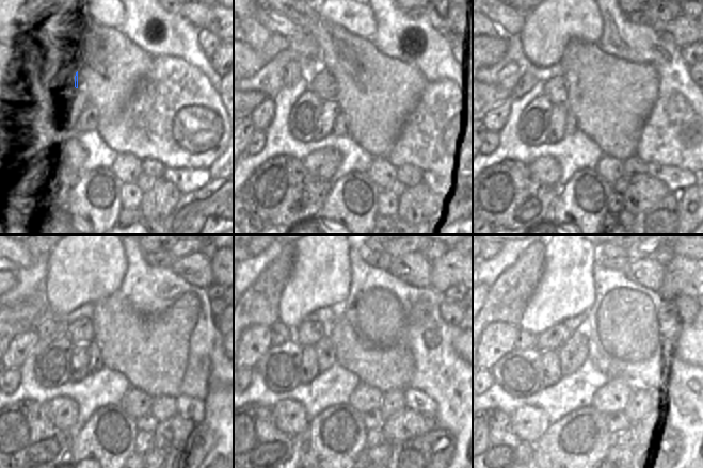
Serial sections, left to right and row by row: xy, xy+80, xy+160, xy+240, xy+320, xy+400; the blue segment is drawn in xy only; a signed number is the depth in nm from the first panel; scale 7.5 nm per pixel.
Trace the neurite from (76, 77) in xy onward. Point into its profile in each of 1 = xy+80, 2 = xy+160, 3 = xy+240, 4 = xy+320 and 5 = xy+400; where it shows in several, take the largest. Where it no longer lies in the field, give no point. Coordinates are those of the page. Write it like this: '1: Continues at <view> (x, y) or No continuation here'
1: Continues at xy+80 (320, 82)
2: Continues at xy+160 (556, 91)
3: Continues at xy+240 (80, 332)
4: Continues at xy+320 (308, 333)
5: Continues at xy+400 (554, 337)

